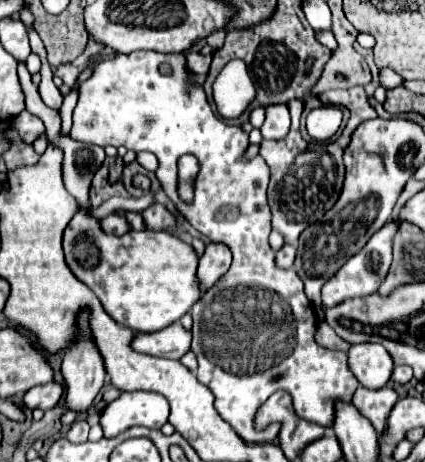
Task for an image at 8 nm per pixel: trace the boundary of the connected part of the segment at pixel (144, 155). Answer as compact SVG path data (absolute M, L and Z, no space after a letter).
M139 152L139 154L137 154L137 160L139 160L139 164L141 164L143 168L147 168L147 170L151 170L151 172L155 172L157 166L159 166L155 154L151 154L151 152Z

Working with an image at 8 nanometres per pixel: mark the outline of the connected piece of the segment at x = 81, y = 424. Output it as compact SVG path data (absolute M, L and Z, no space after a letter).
M79 420L71 426L71 430L67 432L67 440L71 444L81 444L81 442L87 442L87 432L89 432L89 424L85 420Z

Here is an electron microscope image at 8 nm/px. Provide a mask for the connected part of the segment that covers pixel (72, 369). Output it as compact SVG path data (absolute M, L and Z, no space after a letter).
M81 324L81 334L65 352L61 374L65 380L65 408L77 414L85 412L97 398L105 384L103 360L91 344L87 324Z

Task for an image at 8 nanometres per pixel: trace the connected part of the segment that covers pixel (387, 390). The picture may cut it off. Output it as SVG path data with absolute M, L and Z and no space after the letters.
M359 386L353 396L353 406L373 424L379 436L383 436L387 428L387 412L397 404L397 392L391 386L369 390Z

